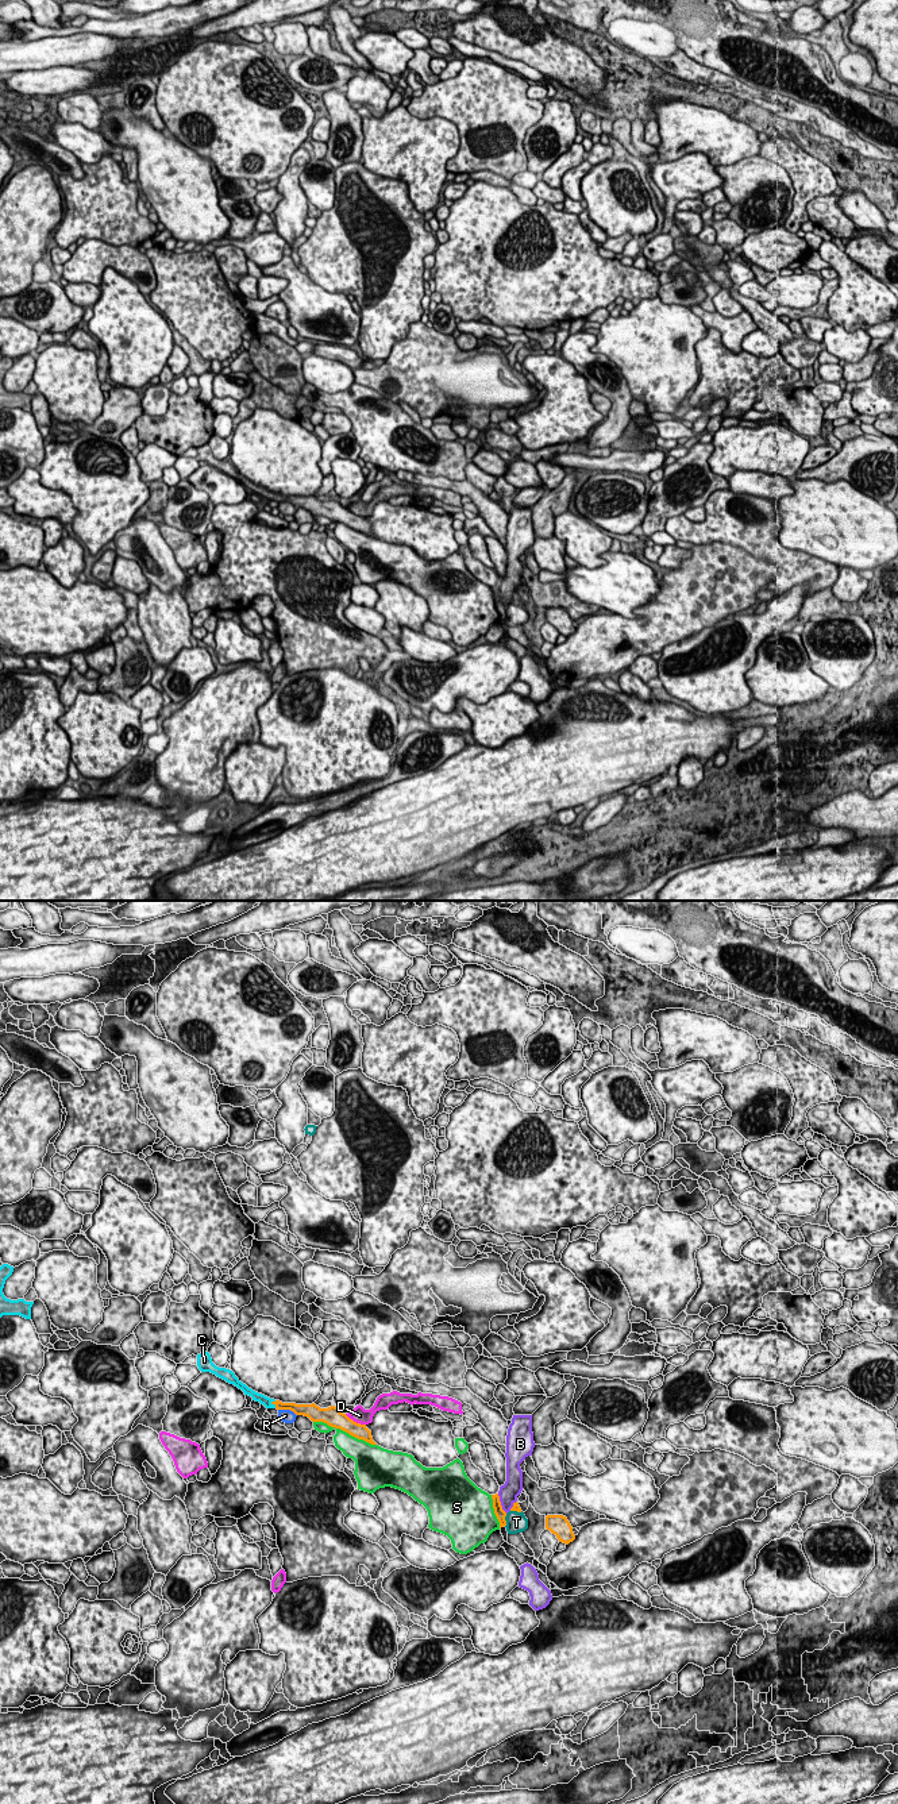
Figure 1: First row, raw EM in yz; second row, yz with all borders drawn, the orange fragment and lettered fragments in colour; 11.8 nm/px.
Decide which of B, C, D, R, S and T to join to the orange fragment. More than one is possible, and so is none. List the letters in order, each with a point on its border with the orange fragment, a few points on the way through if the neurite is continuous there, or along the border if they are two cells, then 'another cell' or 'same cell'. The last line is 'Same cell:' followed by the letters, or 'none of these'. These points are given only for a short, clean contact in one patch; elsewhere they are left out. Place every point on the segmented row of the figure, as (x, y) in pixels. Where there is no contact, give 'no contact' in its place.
B: yz (500, 1503) | along yz (497, 1494), (501, 1507), (507, 1513) | another cell
C: yz (273, 1403) | across yz (293, 1407), (273, 1403), (262, 1399) | same cell
D: yz (355, 1422) | another cell
R: yz (288, 1409) | another cell
S: yz (345, 1430) | another cell
T: yz (505, 1521) | another cell
Same cell: C

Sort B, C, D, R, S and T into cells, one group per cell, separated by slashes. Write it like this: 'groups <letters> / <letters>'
groups B / C / D / R / S / T

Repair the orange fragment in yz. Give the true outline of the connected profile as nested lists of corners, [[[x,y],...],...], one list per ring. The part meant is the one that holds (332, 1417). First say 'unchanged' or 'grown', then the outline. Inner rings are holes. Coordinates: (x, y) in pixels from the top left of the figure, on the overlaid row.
grown; [[[208,1352],[197,1354],[197,1367],[201,1372],[211,1372],[217,1377],[226,1380],[227,1383],[234,1384],[235,1387],[242,1389],[244,1395],[251,1396],[253,1400],[259,1402],[266,1408],[290,1410],[296,1415],[308,1416],[312,1422],[324,1422],[328,1426],[340,1429],[358,1439],[363,1439],[371,1445],[377,1445],[373,1441],[371,1431],[366,1427],[366,1425],[354,1422],[335,1406],[331,1406],[328,1408],[320,1408],[315,1403],[296,1404],[282,1403],[280,1400],[270,1399],[248,1388],[235,1376],[232,1371],[216,1367],[212,1362],[211,1354]]]

